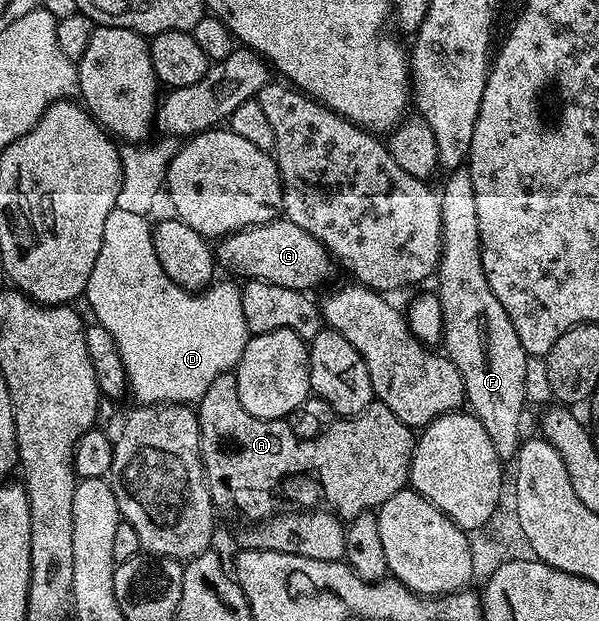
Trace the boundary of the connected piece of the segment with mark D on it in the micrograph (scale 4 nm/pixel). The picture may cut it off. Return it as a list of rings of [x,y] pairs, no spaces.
[[[113,209],[111,215],[107,215],[107,223],[103,223],[103,243],[99,247],[99,259],[95,259],[95,267],[91,271],[91,279],[87,279],[87,287],[83,294],[83,301],[89,304],[89,309],[93,312],[92,320],[96,324],[102,325],[111,335],[115,347],[119,351],[119,359],[123,359],[125,374],[129,380],[128,392],[133,393],[134,402],[142,406],[161,406],[170,403],[196,403],[200,401],[201,396],[219,379],[221,373],[228,373],[236,370],[239,359],[243,355],[243,347],[249,341],[251,336],[247,327],[247,319],[243,319],[243,299],[241,298],[241,285],[235,283],[232,285],[229,281],[218,280],[204,291],[190,291],[179,287],[171,279],[167,279],[167,271],[159,267],[159,259],[155,255],[153,246],[153,225],[149,217],[143,215],[134,215],[131,211],[122,209]]]

